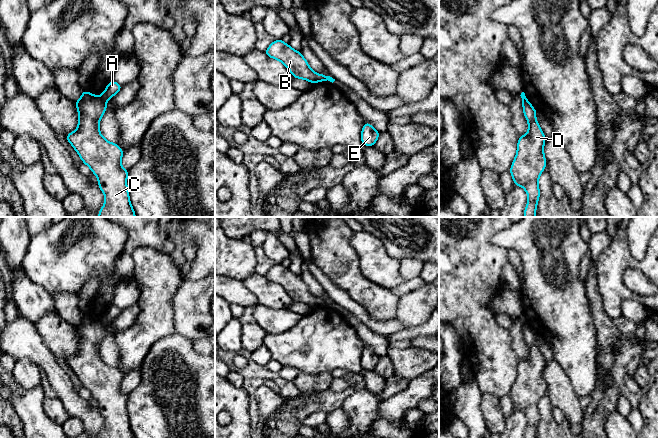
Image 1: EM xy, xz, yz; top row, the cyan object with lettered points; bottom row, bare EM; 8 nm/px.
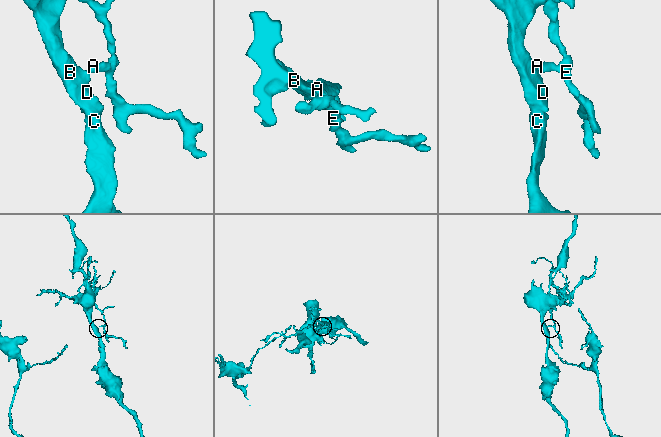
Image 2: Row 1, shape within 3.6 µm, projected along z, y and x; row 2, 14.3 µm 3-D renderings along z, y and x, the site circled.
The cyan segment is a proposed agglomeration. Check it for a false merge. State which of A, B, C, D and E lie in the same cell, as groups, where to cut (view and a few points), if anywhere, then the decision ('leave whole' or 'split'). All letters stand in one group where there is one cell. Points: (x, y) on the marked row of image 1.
A E / B C D; cut in xy along (101, 96), (105, 100); split

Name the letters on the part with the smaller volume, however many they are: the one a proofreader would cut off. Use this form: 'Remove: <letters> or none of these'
Remove: A, E

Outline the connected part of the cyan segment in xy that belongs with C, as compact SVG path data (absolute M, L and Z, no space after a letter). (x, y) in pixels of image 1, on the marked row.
M83 90L81 98L74 104L78 109L78 127L65 137L76 150L82 162L98 178L98 186L105 196L105 202L98 217L136 217L127 187L128 170L121 165L124 151L117 144L107 141L99 130L99 122L107 108L106 100Z

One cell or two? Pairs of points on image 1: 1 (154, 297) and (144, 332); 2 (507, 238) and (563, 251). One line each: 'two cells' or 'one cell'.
1: one cell
2: one cell

